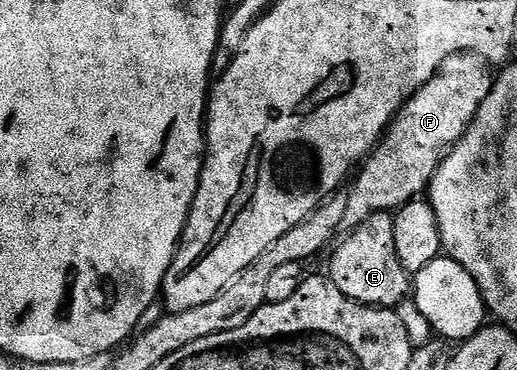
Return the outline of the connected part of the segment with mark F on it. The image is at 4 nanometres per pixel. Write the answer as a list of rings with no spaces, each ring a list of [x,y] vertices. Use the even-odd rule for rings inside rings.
[[[474,51],[452,55],[444,59],[434,77],[407,97],[374,152],[357,170],[354,186],[349,186],[343,230],[355,229],[372,213],[397,211],[429,190],[430,180],[443,157],[466,134],[466,129],[476,119],[476,111],[480,111],[480,103],[484,103],[494,86],[489,63],[485,56]]]

